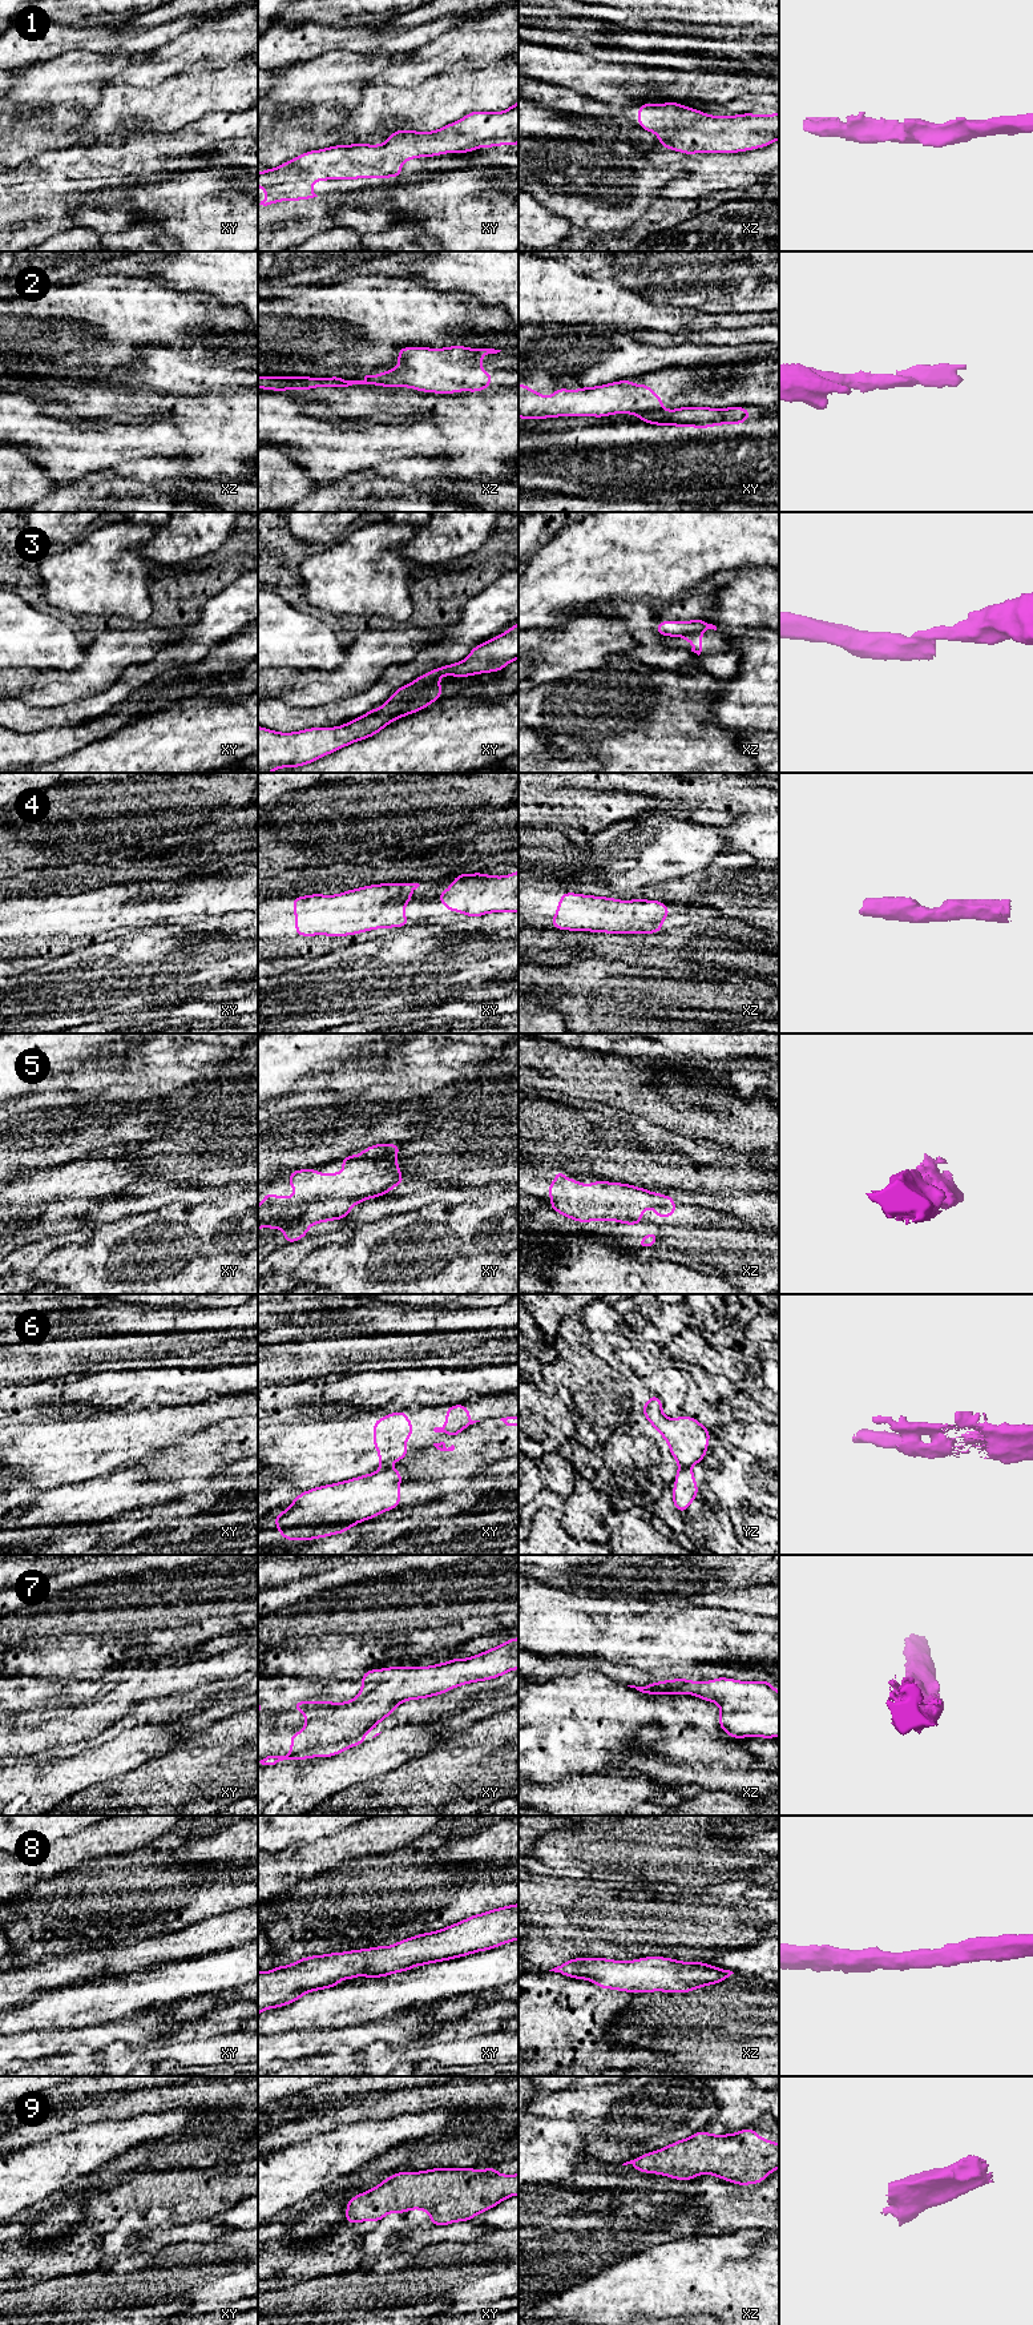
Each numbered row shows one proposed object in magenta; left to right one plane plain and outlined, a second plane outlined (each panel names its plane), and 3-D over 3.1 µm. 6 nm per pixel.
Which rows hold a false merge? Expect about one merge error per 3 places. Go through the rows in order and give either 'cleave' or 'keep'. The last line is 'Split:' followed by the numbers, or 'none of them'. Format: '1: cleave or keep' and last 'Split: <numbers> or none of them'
1: keep
2: cleave
3: cleave
4: keep
5: keep
6: cleave
7: keep
8: keep
9: keep
Split: 2, 3, 6

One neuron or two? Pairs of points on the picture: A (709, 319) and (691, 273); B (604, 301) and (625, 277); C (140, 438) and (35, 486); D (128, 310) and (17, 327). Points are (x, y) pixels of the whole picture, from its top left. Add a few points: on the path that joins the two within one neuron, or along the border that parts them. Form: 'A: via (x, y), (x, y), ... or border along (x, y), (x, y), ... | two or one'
A: border along (676, 305), (713, 313), (738, 313) | two
B: border along (613, 278), (618, 285), (640, 294) | two
C: border along (29, 454), (29, 458), (57, 484) | two
D: via (100, 310), (57, 310), (45, 319) | one

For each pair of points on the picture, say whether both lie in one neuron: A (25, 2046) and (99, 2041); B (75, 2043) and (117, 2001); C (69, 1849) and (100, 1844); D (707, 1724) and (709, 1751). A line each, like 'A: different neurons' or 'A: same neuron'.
A: same neuron
B: different neurons
C: same neuron
D: same neuron

